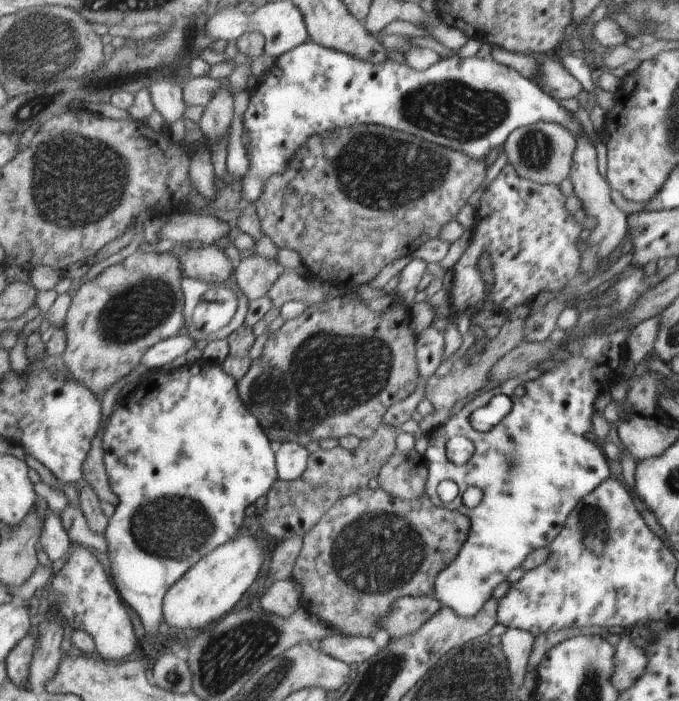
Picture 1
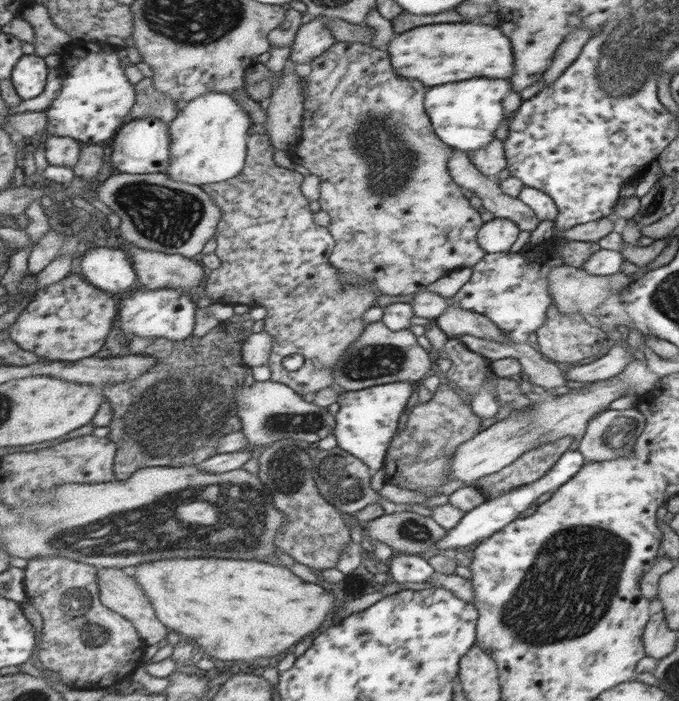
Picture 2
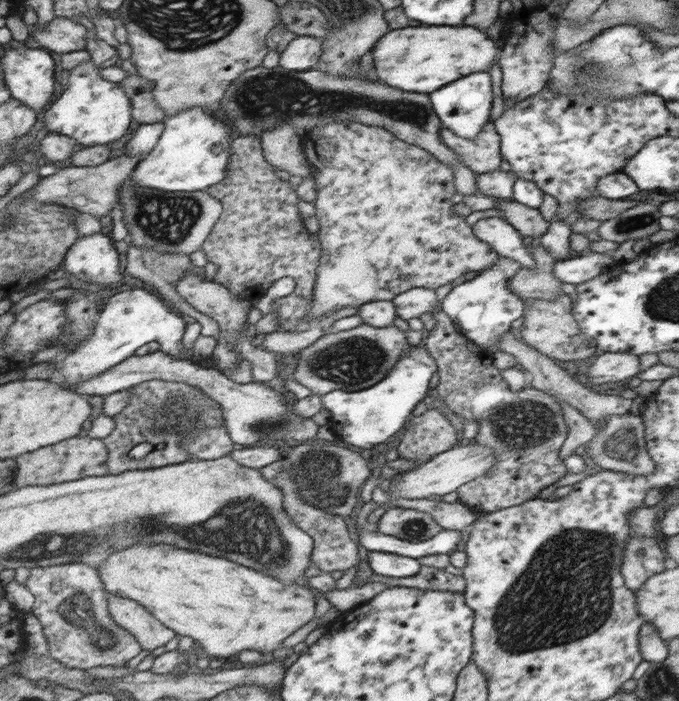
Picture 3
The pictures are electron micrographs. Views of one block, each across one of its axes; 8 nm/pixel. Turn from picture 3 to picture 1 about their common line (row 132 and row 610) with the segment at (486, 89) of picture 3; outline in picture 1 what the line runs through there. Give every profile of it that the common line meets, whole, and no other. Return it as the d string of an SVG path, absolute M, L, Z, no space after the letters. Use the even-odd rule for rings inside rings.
M627 266L621 280L604 291L613 289L617 294L610 306L591 308L597 296L575 307L578 321L573 330L578 338L565 340L565 348L571 357L563 364L543 372L532 381L521 383L515 377L480 393L443 424L428 432L427 447L422 455L426 468L424 493L436 507L460 512L470 520L466 544L435 578L433 597L442 607L452 608L461 617L477 613L489 600L493 589L507 578L507 572L520 566L533 549L547 548L579 502L609 476L609 466L601 450L585 438L585 432L589 430L596 390L609 388L620 380L619 373L626 356L626 337L632 329L597 335L594 328L624 313L627 307L638 301L638 296L646 288L658 280L654 275L643 280L642 269ZM496 394L507 396L511 408L490 430L479 433L469 425L469 414L485 406ZM456 436L468 438L474 448L473 454L462 465L451 463L445 454L445 443ZM441 480L452 480L458 488L458 495L448 503L442 502L435 491ZM469 486L482 492L481 501L475 507L463 505L460 499Z

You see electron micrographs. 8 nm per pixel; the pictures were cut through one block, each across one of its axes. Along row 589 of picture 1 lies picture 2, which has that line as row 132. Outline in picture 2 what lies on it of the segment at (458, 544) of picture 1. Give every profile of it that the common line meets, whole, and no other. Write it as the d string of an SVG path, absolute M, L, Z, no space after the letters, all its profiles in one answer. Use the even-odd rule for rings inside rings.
M335 42L325 52L311 59L309 68L311 71L305 76L300 138L287 153L296 164L304 166L310 174L315 174L319 178L317 201L320 210L325 211L329 216L329 224L326 227L334 237L334 250L329 260L330 264L339 269L339 272L343 272L343 281L347 281L347 285L363 285L365 281L371 281L381 294L406 295L419 292L423 286L435 282L449 271L471 268L479 262L486 253L479 248L478 232L482 224L487 222L487 216L483 216L481 208L475 208L475 204L471 204L471 194L455 183L450 176L447 158L451 156L452 149L438 139L430 124L430 117L425 111L425 86L415 79L407 80L407 78L395 76L395 70L391 68L391 62L384 47L375 48L368 44Z

